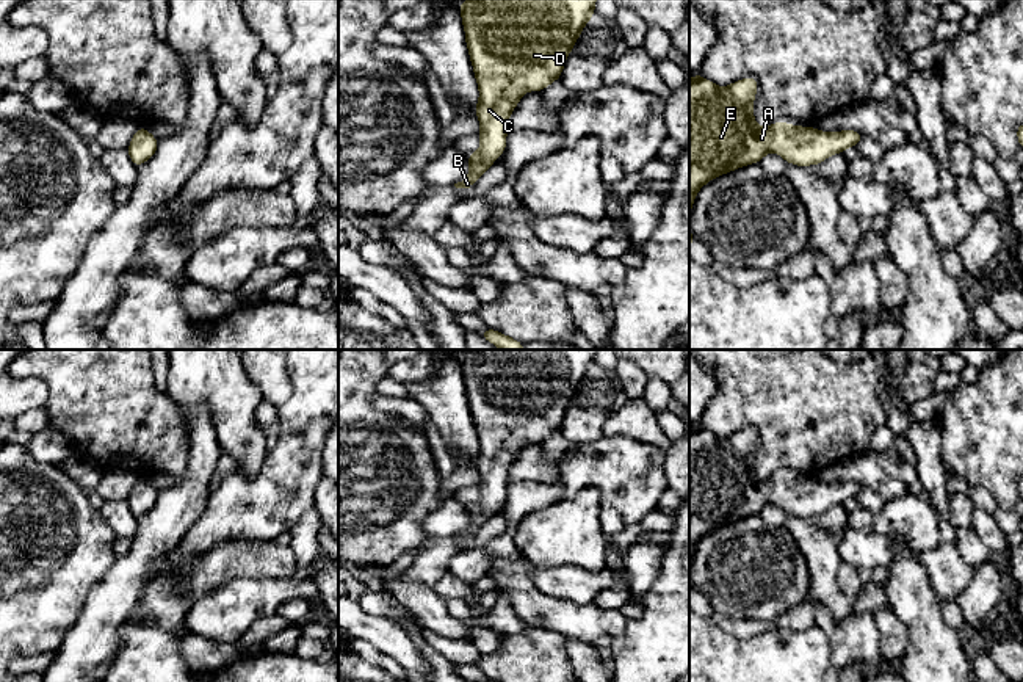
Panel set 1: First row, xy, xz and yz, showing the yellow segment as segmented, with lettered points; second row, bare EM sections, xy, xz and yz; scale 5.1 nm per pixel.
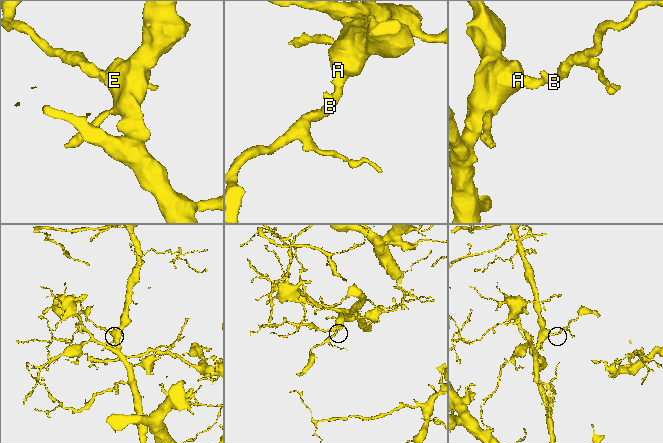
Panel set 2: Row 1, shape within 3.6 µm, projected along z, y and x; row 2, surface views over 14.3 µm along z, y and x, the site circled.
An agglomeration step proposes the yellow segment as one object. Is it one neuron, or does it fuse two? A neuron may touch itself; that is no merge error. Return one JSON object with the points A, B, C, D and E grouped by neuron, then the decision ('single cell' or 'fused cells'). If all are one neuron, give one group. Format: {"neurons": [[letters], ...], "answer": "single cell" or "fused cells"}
{"neurons": [["A", "B", "C", "D", "E"]], "answer": "single cell"}

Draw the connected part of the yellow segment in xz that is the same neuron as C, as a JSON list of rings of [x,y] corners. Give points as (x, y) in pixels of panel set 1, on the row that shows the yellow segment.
[[[467,0],[461,2],[465,41],[479,89],[475,107],[481,147],[467,157],[470,174],[454,183],[470,188],[506,149],[508,119],[526,91],[542,91],[559,80],[566,58],[583,27],[594,17],[597,0]]]

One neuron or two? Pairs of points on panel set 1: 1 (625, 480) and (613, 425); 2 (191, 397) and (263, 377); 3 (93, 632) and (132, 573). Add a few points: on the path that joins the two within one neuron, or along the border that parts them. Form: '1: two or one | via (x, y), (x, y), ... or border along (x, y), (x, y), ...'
1: two | border along (603, 433), (644, 439), (652, 446)
2: two | border along (242, 366), (242, 370), (259, 389), (263, 400)
3: one | via (101, 618), (122, 587)

